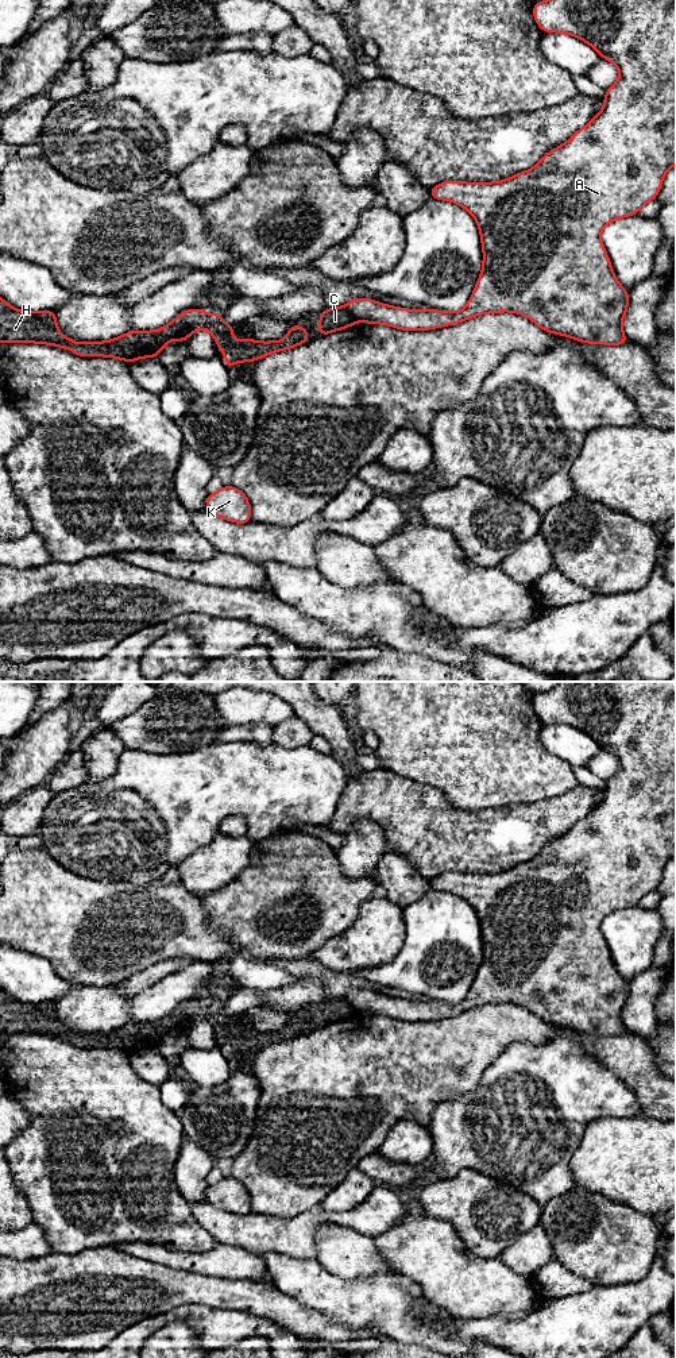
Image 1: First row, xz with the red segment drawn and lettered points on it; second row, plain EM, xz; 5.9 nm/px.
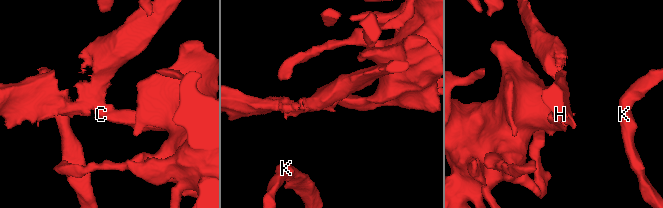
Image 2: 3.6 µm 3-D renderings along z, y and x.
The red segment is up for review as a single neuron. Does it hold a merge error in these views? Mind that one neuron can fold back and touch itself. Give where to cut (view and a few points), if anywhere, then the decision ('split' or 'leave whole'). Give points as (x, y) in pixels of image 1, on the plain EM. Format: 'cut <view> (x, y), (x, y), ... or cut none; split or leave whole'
cut xz (344, 999), (358, 1011); split

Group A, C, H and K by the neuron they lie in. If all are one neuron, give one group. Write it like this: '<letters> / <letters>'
A K / C H

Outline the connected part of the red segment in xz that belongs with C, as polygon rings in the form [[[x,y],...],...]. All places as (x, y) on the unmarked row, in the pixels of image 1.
[[[344,998],[328,999],[318,1008],[318,1026],[325,1027],[333,1022],[344,1021],[358,1011]]]

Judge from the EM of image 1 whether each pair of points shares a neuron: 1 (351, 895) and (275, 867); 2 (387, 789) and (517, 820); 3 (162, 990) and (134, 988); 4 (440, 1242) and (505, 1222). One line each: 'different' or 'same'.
1: same
2: same
3: different
4: different

